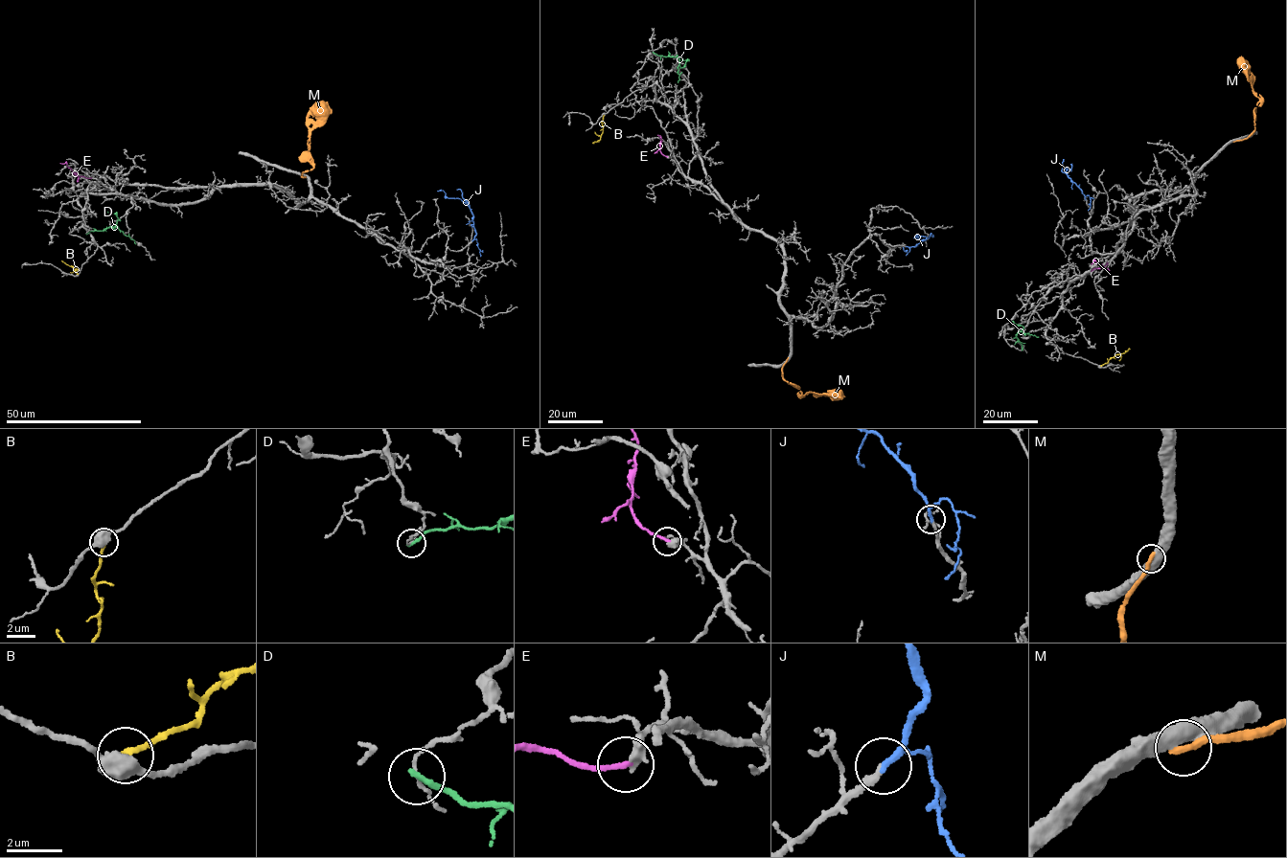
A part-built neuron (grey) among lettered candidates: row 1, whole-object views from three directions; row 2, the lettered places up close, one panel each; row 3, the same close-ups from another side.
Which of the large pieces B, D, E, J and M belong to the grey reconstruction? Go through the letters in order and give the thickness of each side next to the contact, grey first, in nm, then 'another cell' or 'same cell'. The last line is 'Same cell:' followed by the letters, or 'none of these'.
B: 550 nm thick on the grey side, 200 nm on the other; another cell
D: 90 nm thick on the grey side, 220 nm on the other; another cell
E: 460 nm thick on the grey side, 190 nm on the other; same cell
J: 220 nm thick on the grey side, 170 nm on the other; same cell
M: 550 nm thick on the grey side, 320 nm on the other; another cell
Same cell: E, J

